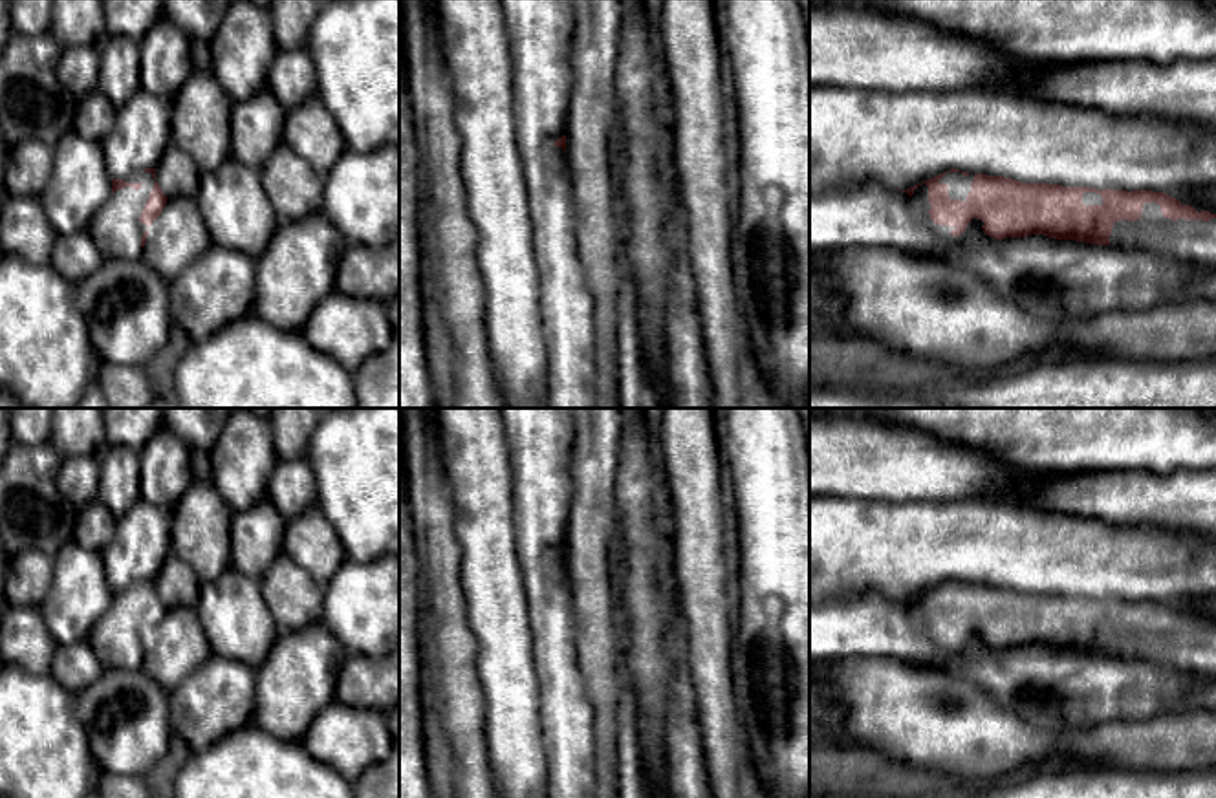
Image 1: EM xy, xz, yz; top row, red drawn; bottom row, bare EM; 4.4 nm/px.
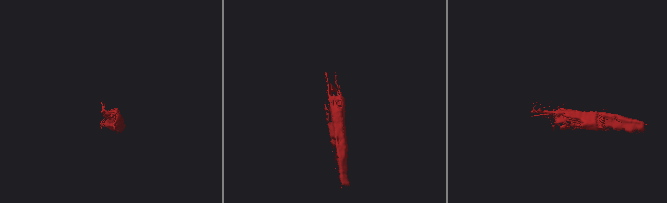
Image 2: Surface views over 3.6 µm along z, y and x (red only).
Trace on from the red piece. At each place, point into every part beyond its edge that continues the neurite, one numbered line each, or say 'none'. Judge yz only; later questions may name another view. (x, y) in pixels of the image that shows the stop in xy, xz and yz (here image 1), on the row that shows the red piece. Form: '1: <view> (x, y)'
1: yz (1200, 196)

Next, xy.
1: xy (79, 185)

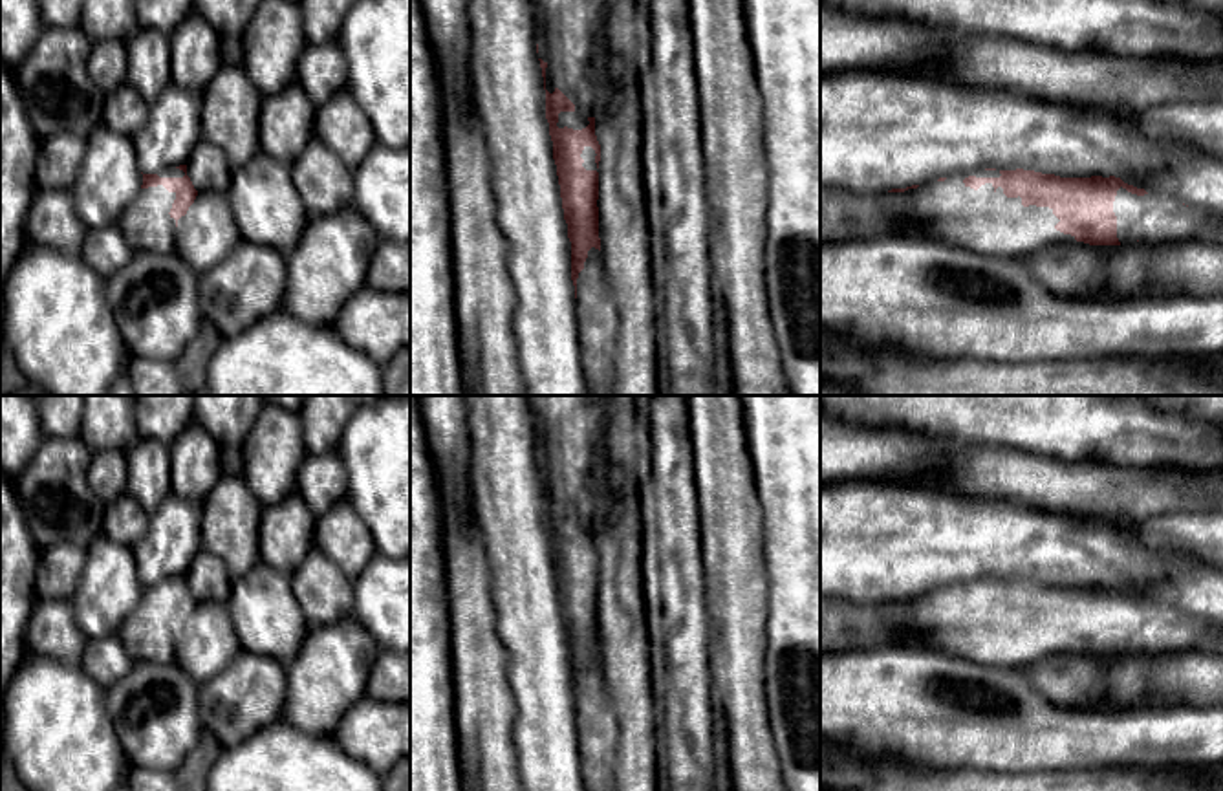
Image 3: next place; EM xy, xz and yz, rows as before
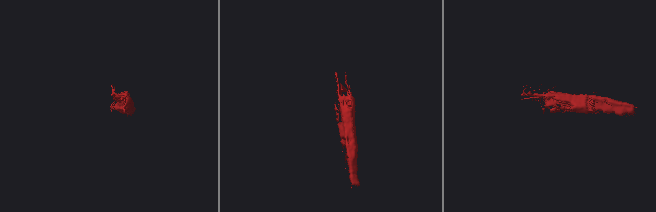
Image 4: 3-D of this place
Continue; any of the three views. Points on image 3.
1: xz (508, 94)

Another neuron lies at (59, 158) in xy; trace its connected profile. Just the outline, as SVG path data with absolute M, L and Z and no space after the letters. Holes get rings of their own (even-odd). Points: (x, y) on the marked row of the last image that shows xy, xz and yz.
M70 132L40 139L35 165L35 187L70 190L79 174L84 152L86 139Z

